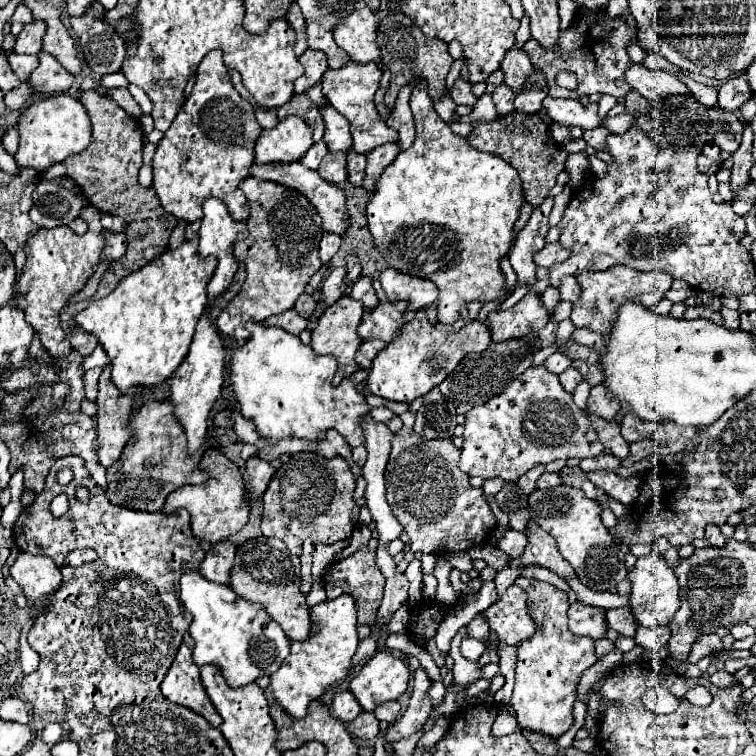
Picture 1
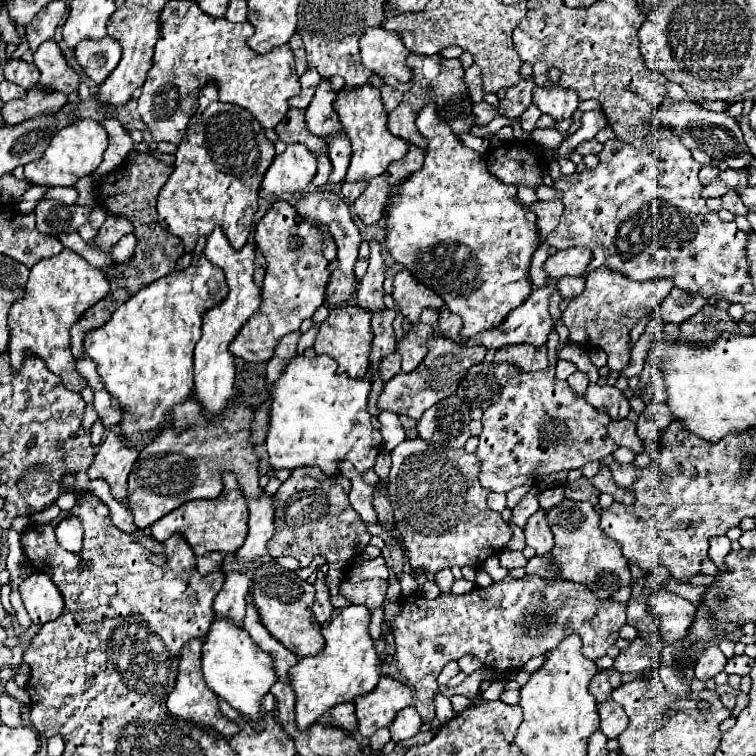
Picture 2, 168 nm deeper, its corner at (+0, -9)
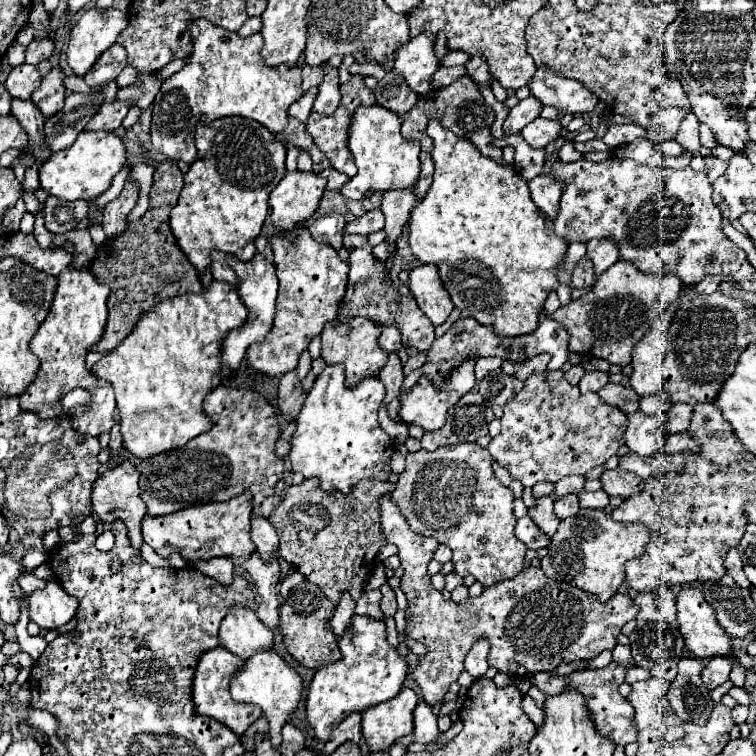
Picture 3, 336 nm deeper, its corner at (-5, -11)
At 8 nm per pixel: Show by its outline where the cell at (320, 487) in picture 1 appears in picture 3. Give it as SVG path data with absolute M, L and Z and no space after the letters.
M306 479L302 485L292 485L268 521L280 535L280 557L338 605L344 591L354 599L362 595L364 581L372 575L376 553L388 543L380 527L378 505L378 499L388 495L388 483L364 479L350 495L326 493L318 483L318 479Z

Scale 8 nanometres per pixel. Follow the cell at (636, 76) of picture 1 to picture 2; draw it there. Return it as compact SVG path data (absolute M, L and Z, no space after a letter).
M665 99L663 105L657 107L655 117L667 125L673 133L677 133L677 137L681 139L681 143L689 149L701 149L705 153L709 153L709 157L713 157L715 161L725 159L725 163L731 169L743 169L745 163L749 163L753 159L753 155L749 153L747 143L743 141L741 129L737 119L729 117L727 113L715 113L715 111L707 111L703 107L699 107L693 101L673 101L673 99Z

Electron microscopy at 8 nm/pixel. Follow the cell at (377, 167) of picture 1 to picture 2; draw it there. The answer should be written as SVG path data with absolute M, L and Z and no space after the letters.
M381 173L369 181L367 189L353 203L355 213L363 219L365 225L373 225L381 219L383 207L387 203L387 193L389 193L389 173Z

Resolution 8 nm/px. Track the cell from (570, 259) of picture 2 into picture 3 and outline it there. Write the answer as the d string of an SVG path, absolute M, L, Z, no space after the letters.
M592 239L592 241L588 241L586 257L592 259L596 275L602 275L610 265L614 265L620 259L618 243L614 243L612 239Z

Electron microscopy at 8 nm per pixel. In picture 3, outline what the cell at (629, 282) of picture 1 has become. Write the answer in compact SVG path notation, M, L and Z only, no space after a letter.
M618 261L596 279L592 291L560 307L552 319L570 333L570 351L600 357L624 367L632 361L634 343L648 333L652 323L680 295L680 289L682 281L678 275L646 275L638 271L634 263Z

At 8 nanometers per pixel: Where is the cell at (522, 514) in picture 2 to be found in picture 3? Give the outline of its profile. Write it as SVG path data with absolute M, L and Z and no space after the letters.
M528 515L522 517L522 519L518 519L516 537L518 537L528 549L536 549L536 551L550 545L550 537L548 537L546 533L542 533Z

